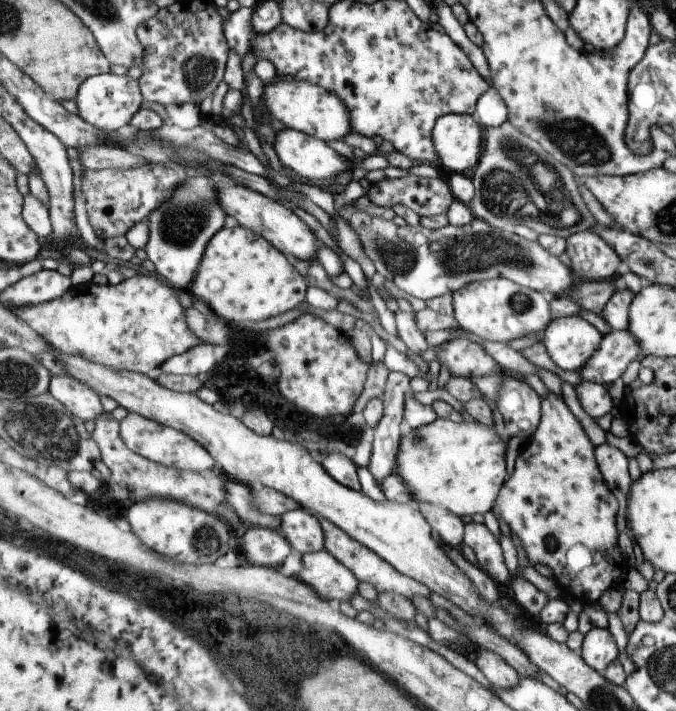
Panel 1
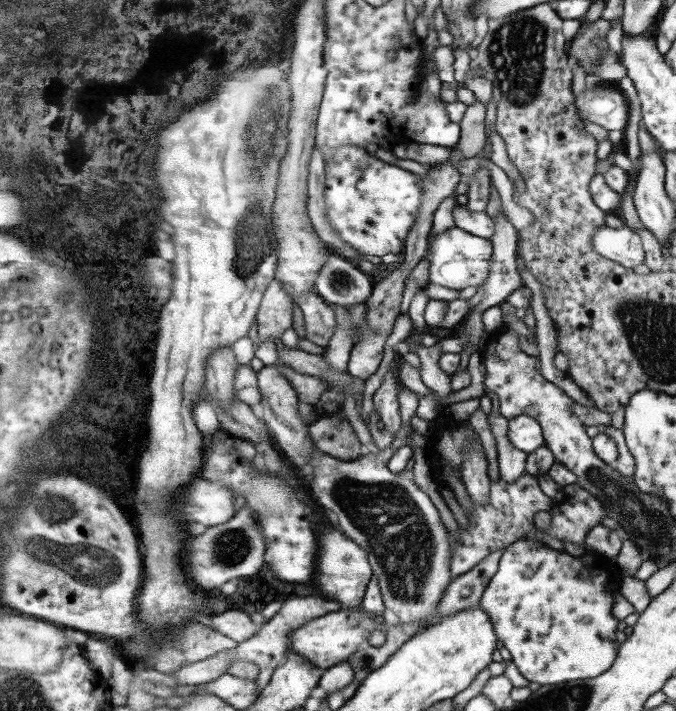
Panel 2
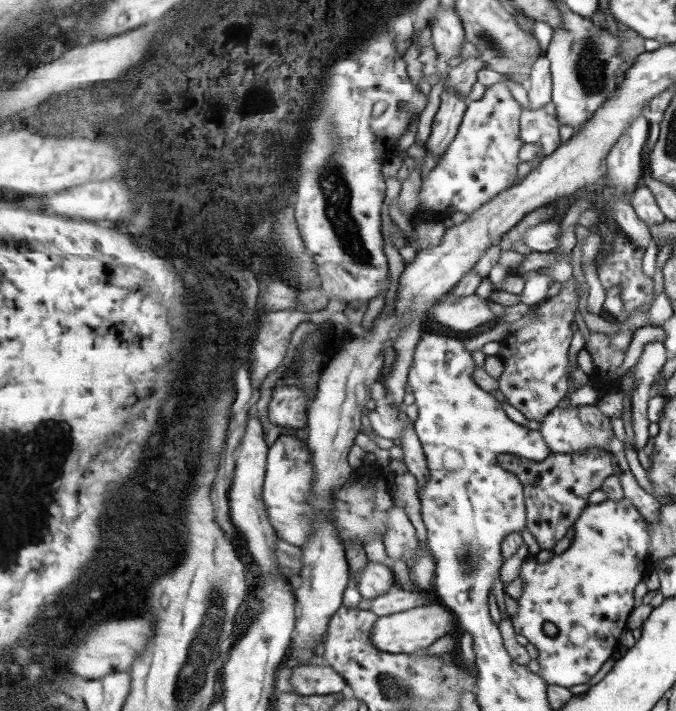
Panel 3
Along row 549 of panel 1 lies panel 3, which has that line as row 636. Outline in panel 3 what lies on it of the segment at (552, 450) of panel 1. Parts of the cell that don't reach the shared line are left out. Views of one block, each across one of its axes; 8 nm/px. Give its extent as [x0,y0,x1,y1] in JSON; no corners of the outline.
[513,498,650,688]

